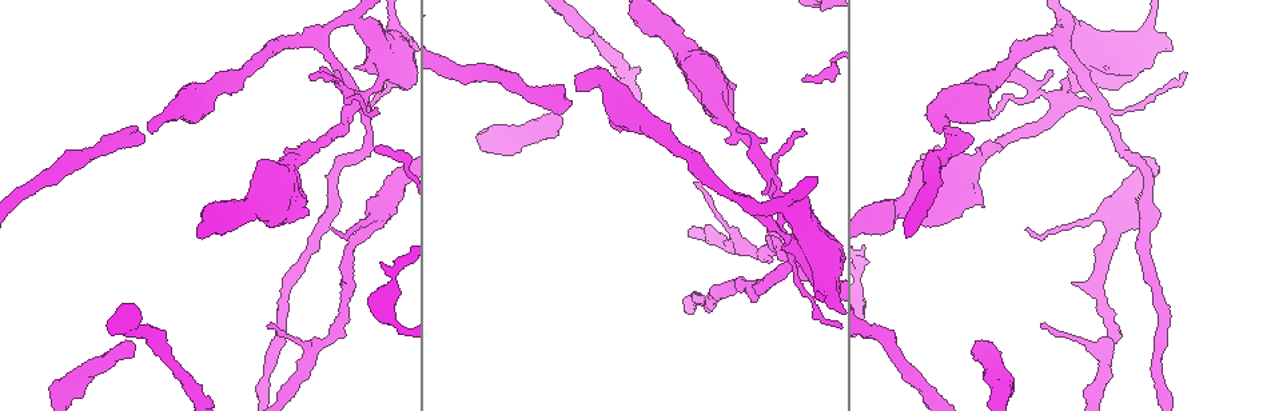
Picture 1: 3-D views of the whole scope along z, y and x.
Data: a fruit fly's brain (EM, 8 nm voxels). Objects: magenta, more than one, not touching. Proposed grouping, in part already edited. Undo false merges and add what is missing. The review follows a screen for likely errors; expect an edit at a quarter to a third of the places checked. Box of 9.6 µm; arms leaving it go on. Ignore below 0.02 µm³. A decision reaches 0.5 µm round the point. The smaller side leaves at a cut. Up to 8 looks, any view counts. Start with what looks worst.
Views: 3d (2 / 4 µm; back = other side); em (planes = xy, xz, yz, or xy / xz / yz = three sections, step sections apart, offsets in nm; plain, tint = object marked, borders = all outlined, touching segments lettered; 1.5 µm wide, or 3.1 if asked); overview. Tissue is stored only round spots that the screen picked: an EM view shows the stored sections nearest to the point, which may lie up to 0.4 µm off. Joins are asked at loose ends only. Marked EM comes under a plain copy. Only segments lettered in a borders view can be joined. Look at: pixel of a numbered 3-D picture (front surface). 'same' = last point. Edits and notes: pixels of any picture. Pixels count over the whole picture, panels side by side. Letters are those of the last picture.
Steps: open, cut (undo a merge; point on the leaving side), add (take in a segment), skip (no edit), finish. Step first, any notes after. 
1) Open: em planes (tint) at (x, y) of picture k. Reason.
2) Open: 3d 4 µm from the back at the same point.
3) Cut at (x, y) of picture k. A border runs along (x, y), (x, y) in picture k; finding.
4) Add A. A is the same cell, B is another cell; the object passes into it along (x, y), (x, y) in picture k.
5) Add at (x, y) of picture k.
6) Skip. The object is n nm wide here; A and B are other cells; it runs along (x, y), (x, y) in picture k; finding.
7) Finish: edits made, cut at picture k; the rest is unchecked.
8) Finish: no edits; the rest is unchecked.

Open: 3d 2 µm from the back at (979, 343) of picture 1. Stops while still wide.

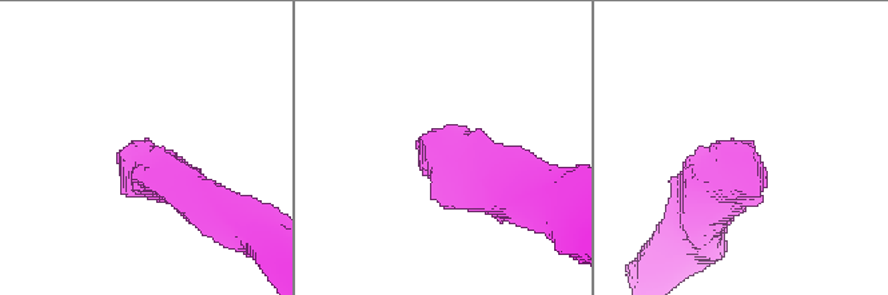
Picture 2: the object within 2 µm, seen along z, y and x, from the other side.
Open: em yz step 4 (borders) at (747, 145) of picture 2.

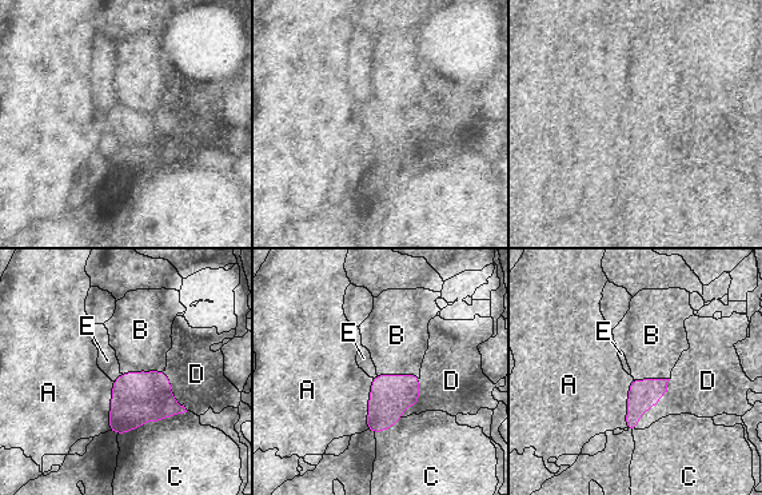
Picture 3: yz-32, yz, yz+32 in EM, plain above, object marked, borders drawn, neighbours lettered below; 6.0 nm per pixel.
Open: em planes (borders) at the same point.

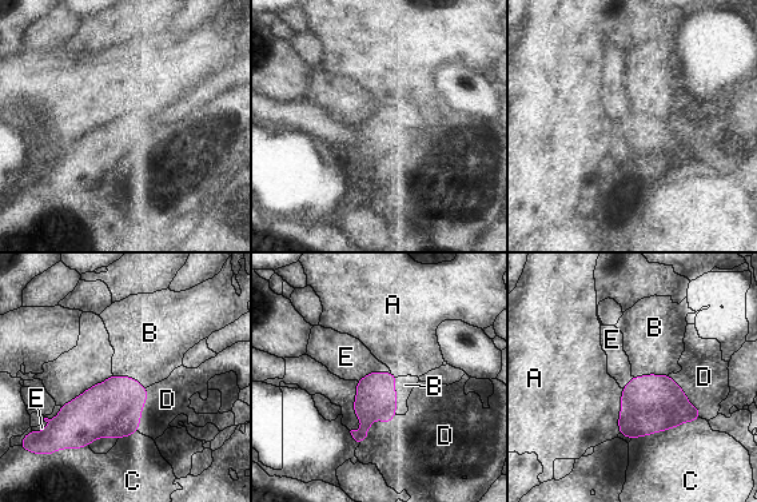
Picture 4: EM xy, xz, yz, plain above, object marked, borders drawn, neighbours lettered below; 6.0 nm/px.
Skip. A, B, C, D and E are other cells; no lettered segment goes on from it.

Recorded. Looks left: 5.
Open: em planes (borders) at (331, 230) of picture 1. Branch stops here.

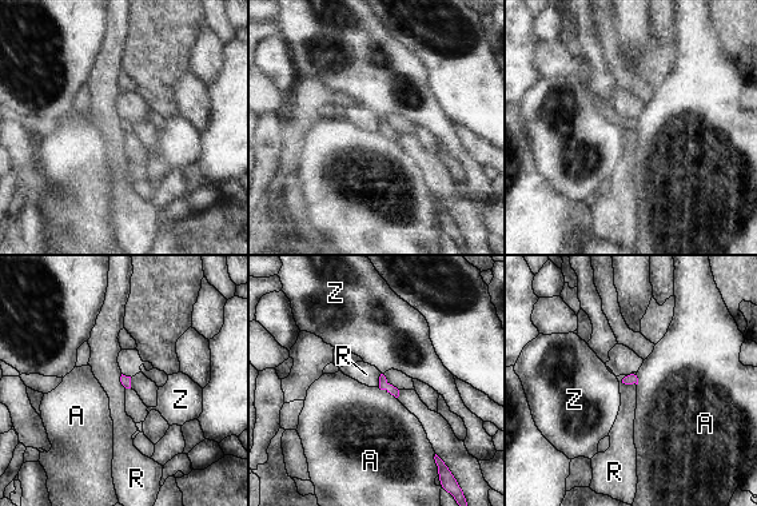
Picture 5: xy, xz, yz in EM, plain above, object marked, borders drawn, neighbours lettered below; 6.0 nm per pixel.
Skip. A, R and Z are other cells; none of them fits.

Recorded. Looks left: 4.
Open: em xy step 8 (tint) at (353, 18) of picture 1. Calibre changes.

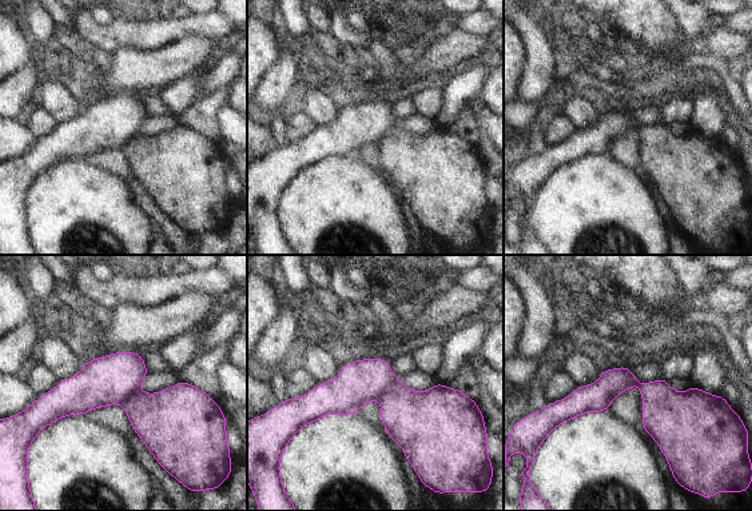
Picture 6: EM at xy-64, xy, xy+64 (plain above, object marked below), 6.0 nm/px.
Open: em xz step 4 (borders) at the same point.

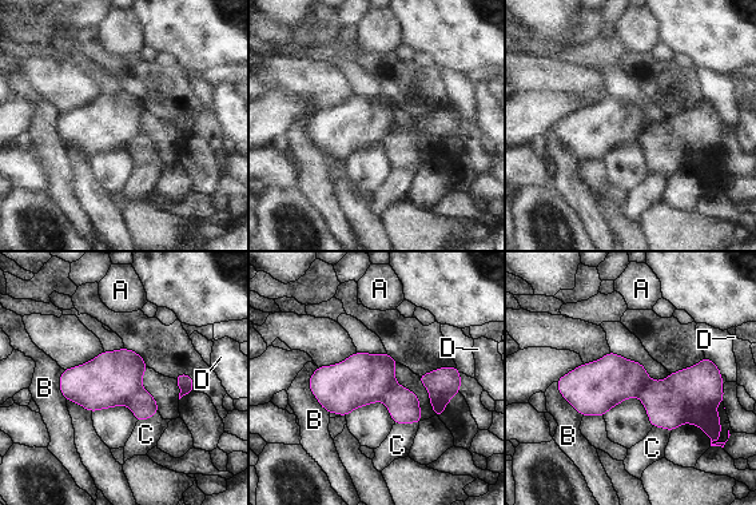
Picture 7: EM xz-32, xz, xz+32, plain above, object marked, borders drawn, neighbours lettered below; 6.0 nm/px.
Cut at (111, 378) of picture 7. A, B, C and D are other cells; a border runs along (143, 389), (124, 404) in picture 7; a second cell is stuck on.

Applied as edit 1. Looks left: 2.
Finish: edits made, cut at picture 7; the rest is unchecked.

